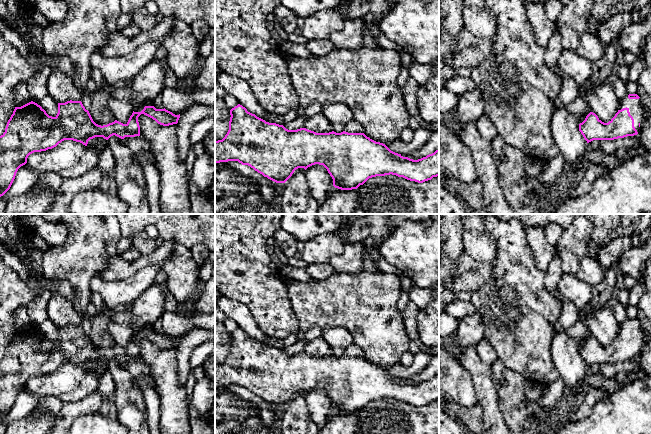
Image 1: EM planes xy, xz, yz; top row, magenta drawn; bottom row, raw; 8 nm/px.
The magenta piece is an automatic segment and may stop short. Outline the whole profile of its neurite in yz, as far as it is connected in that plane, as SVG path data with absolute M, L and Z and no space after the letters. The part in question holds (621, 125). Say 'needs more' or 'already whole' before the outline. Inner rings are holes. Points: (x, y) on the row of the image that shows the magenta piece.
needs more; M626 94L619 100L618 112L608 122L602 122L590 112L579 124L579 131L587 143L593 140L614 140L637 135L647 115L642 99L637 94Z

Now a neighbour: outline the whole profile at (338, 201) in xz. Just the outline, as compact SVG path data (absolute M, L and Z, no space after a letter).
M333 187L317 214L354 214L360 205L358 189L341 190Z

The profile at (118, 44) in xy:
M174 16L165 17L154 28L141 30L132 37L127 37L121 32L113 34L107 45L99 51L108 57L119 57L133 53L140 46L149 42L161 44L165 37L172 32L176 19Z

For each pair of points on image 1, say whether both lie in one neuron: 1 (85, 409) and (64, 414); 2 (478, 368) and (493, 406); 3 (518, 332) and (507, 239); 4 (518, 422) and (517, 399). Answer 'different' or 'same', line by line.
1: same
2: same
3: same
4: same

